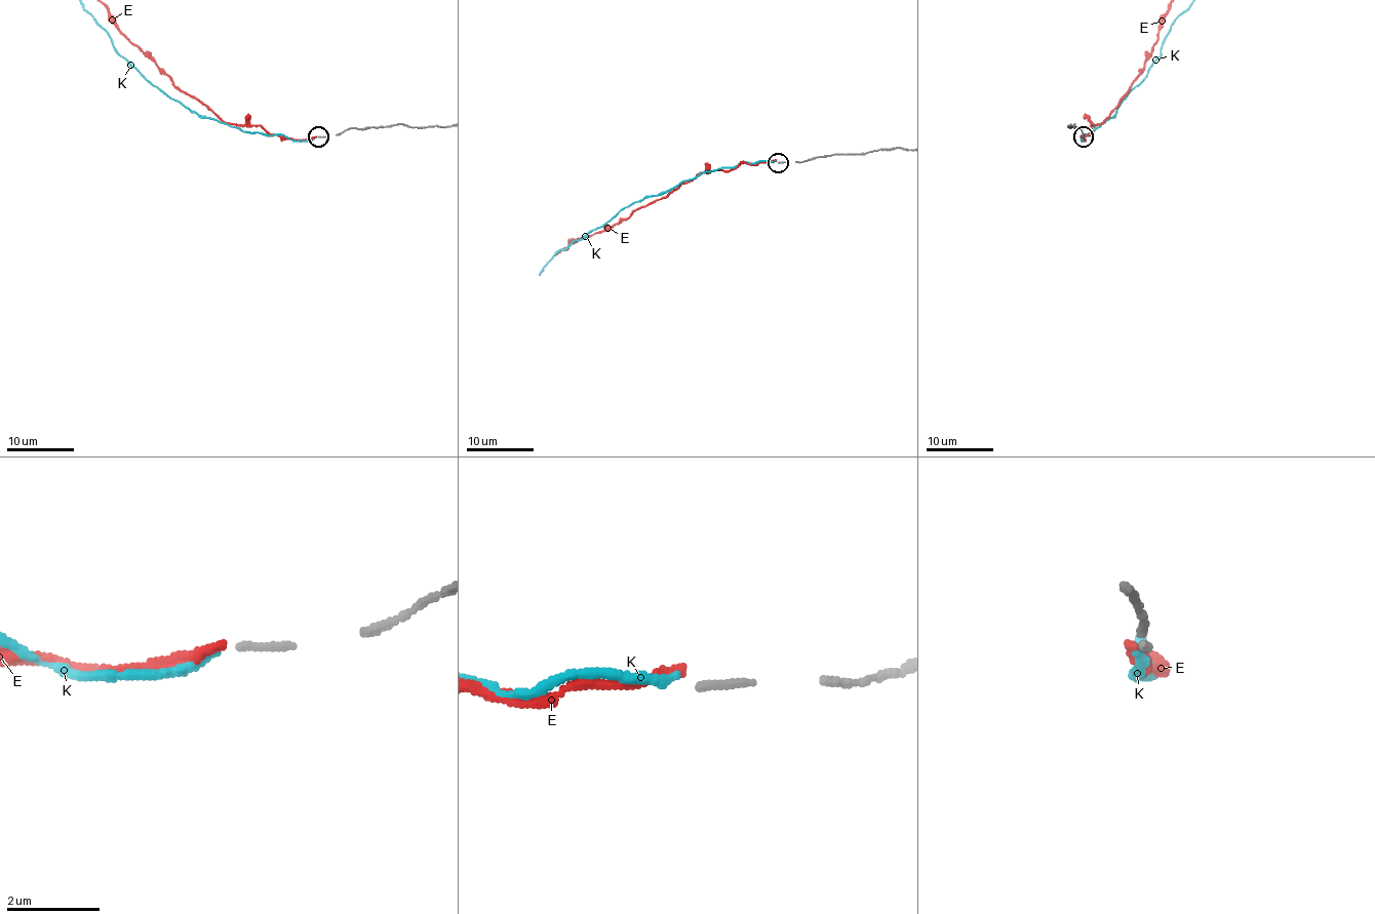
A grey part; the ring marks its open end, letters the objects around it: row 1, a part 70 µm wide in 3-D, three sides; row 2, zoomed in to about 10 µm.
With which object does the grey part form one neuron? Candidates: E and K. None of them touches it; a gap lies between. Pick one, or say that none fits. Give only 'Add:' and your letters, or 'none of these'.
Add: none of these

